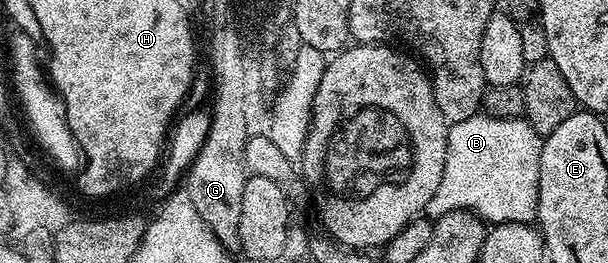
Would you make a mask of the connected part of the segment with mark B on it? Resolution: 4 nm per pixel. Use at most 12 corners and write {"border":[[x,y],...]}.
{"border":[[485,113],[449,124],[425,214],[538,218],[543,136]]}

